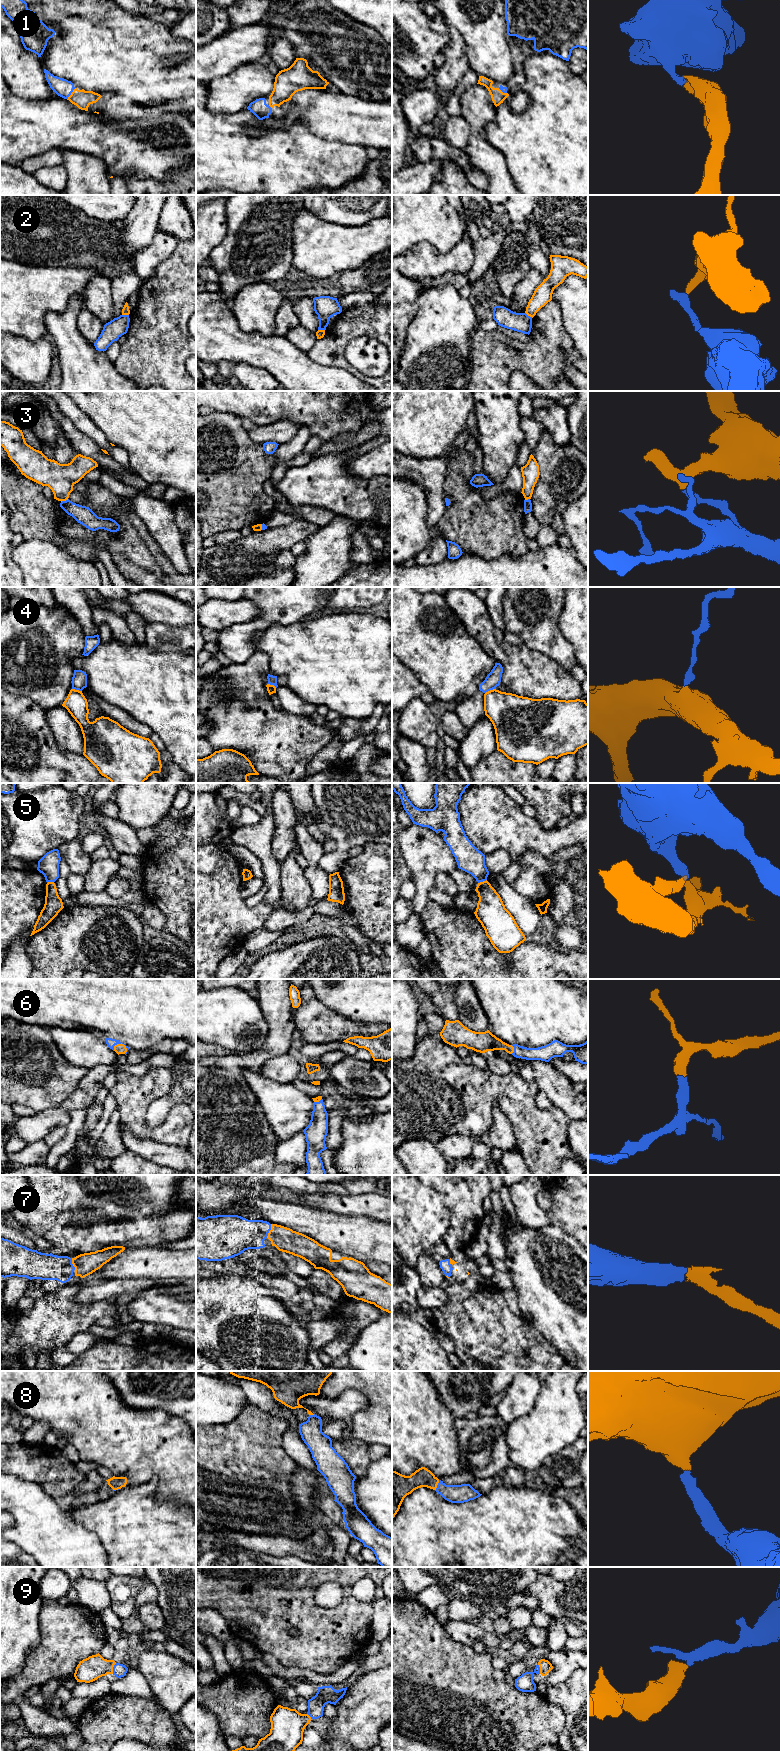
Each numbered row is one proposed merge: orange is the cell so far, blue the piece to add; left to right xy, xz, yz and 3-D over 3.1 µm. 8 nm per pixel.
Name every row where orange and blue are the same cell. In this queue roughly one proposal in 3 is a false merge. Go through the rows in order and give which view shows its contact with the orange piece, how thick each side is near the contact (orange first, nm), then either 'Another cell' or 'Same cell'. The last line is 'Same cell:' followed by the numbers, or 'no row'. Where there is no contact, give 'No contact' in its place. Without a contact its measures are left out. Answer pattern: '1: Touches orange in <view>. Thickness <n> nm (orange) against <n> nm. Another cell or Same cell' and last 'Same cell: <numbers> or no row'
1: Touches orange in xy. Thickness 150 nm (orange) against 140 nm. Same cell
2: Touches orange in yz. Thickness 150 nm (orange) against 160 nm. Another cell
3: Touches orange in xy. Thickness 240 nm (orange) against 150 nm. Another cell
4: Touches orange in yz. Thickness 320 nm (orange) against 120 nm. Another cell
5: Touches orange in yz. Thickness 240 nm (orange) against 200 nm. Another cell
6: Touches orange in xy. Thickness 80 nm (orange) against 70 nm. Same cell
7: Touches orange in xz. Thickness 190 nm (orange) against 280 nm. Same cell
8: Touches orange in yz. Thickness 150 nm (orange) against 150 nm. Same cell
9: Touches orange in xy. Thickness 190 nm (orange) against 110 nm. Same cell
Same cell: 1, 6, 7, 8, 9

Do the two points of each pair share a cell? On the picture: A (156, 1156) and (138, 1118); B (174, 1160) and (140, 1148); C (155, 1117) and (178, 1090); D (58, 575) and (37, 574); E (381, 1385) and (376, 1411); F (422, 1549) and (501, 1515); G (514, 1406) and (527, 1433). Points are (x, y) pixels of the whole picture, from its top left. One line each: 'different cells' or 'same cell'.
A: different cells
B: same cell
C: same cell
D: same cell
E: same cell
F: same cell
G: different cells

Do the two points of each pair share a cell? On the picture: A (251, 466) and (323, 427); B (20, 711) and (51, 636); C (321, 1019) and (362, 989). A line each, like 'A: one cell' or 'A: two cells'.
A: two cells
B: two cells
C: two cells

